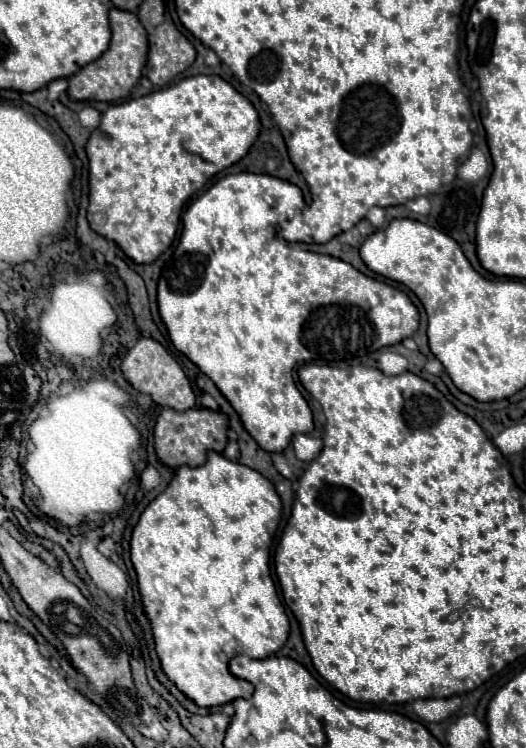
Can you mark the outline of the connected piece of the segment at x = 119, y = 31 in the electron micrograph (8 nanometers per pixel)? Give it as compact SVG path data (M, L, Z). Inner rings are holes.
M113 7L109 11L109 21L111 21L111 29L113 29L109 49L99 59L91 61L81 71L77 71L75 75L69 77L69 97L73 101L119 101L119 99L125 99L131 93L131 89L137 85L137 81L143 73L143 67L147 63L149 43L147 43L147 33L145 33L139 17L131 11Z

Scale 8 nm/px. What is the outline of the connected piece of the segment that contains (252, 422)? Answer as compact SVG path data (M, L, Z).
M237 173L237 175L227 175L227 177L219 179L203 195L199 195L189 205L189 209L185 211L179 247L173 253L171 265L167 269L163 269L163 275L159 279L159 289L157 289L159 311L161 311L161 317L167 325L167 331L169 331L173 345L181 353L185 353L205 375L209 375L213 379L213 383L219 387L219 391L229 399L233 409L239 413L245 429L251 433L251 437L265 451L283 451L295 433L313 431L313 413L311 413L307 401L303 399L303 395L297 391L295 381L293 381L293 369L299 363L307 363L307 361L331 363L331 361L351 361L357 357L365 357L365 355L369 355L381 347L401 343L405 337L411 337L419 327L419 311L413 305L413 301L401 289L391 287L389 283L371 279L371 277L363 275L361 271L357 271L353 265L349 265L337 257L319 255L319 253L313 253L307 249L299 249L295 245L285 243L281 237L275 237L275 219L279 219L277 209L285 209L287 205L289 207L305 207L305 199L303 199L303 193L297 185L283 181L279 177L255 175L255 173Z

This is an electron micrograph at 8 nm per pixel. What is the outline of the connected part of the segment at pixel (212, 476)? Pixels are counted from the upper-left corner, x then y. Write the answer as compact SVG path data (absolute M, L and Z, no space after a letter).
M211 451L205 465L201 465L201 467L187 467L187 465L179 467L175 477L173 477L173 481L167 485L167 489L163 493L159 493L145 507L145 511L139 517L139 523L133 529L133 535L131 535L131 561L133 561L133 567L137 571L139 593L143 595L145 613L149 615L151 625L153 625L155 649L157 649L157 655L161 659L161 667L167 673L167 677L187 697L191 697L201 707L225 705L225 703L231 703L231 701L235 701L239 697L249 699L253 695L253 683L249 683L245 679L239 679L239 677L233 677L229 673L229 659L233 655L237 655L237 653L245 653L245 655L255 657L255 659L265 659L271 653L279 651L285 645L285 641L287 641L289 619L287 619L285 609L283 609L283 605L281 605L281 601L277 597L277 589L275 589L275 583L273 583L271 571L269 571L269 547L271 547L273 535L275 535L275 531L279 527L281 509L283 509L283 503L281 503L281 499L279 499L279 495L277 495L277 491L275 491L275 487L273 487L273 483L269 479L265 479L259 471L255 471L251 467L245 467L245 465L241 465L237 461L227 459L221 453Z

